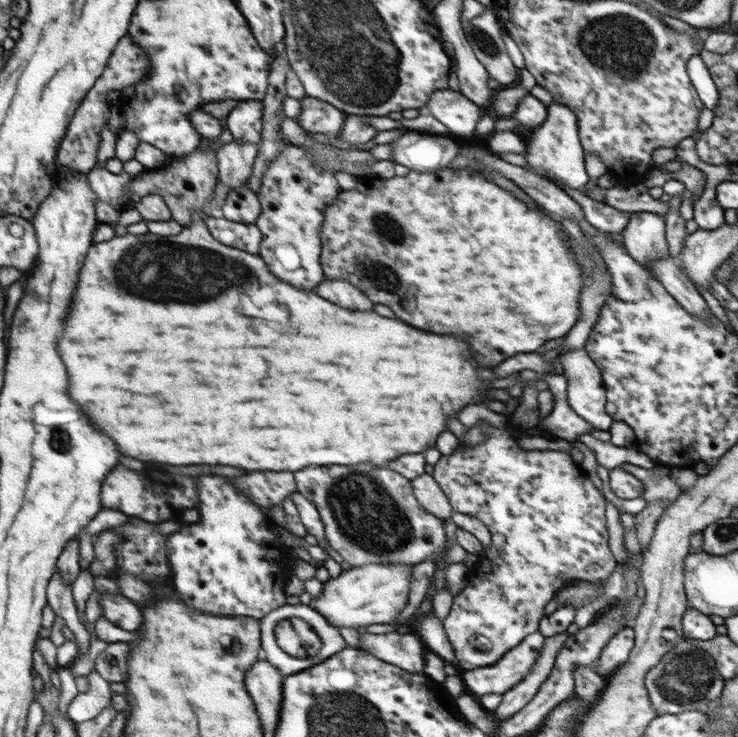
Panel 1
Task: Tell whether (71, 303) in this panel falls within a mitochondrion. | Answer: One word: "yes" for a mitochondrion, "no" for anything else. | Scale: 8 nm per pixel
no

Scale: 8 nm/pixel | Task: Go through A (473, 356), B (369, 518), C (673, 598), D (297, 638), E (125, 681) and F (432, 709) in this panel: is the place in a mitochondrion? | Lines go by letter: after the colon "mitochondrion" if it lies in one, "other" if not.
A: other
B: mitochondrion
C: other
D: mitochondrion
E: other
F: other

